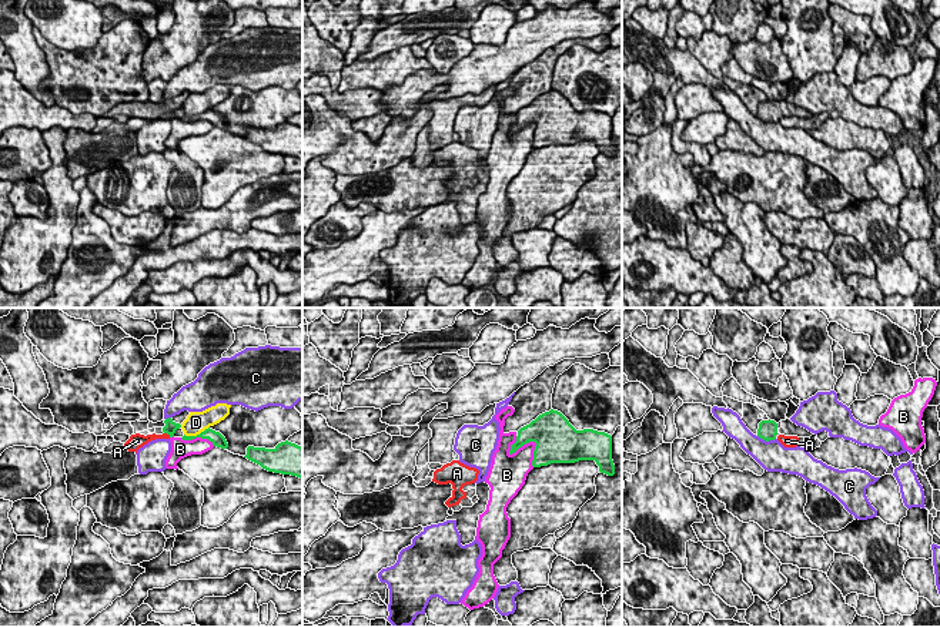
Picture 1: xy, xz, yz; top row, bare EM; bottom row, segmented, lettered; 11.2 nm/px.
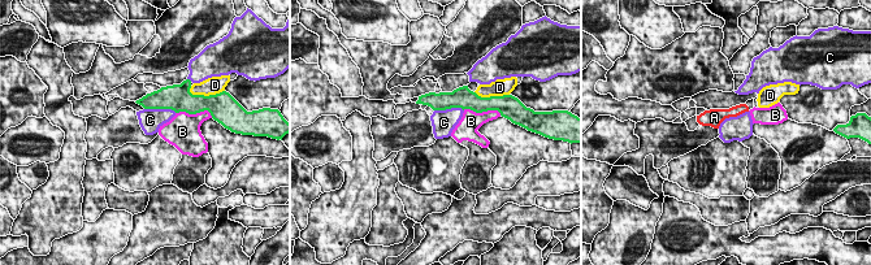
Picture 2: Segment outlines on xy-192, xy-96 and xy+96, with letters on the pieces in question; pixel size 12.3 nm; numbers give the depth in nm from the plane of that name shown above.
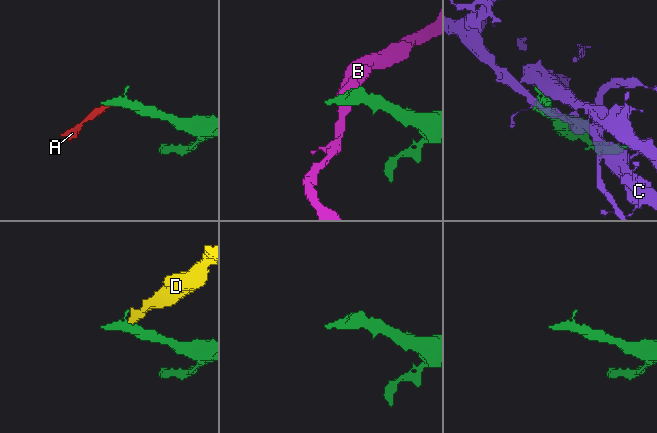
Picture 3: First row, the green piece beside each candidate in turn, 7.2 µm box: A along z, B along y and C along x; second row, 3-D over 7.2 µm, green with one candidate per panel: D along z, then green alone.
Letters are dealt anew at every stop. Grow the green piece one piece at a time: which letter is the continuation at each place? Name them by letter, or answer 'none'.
none

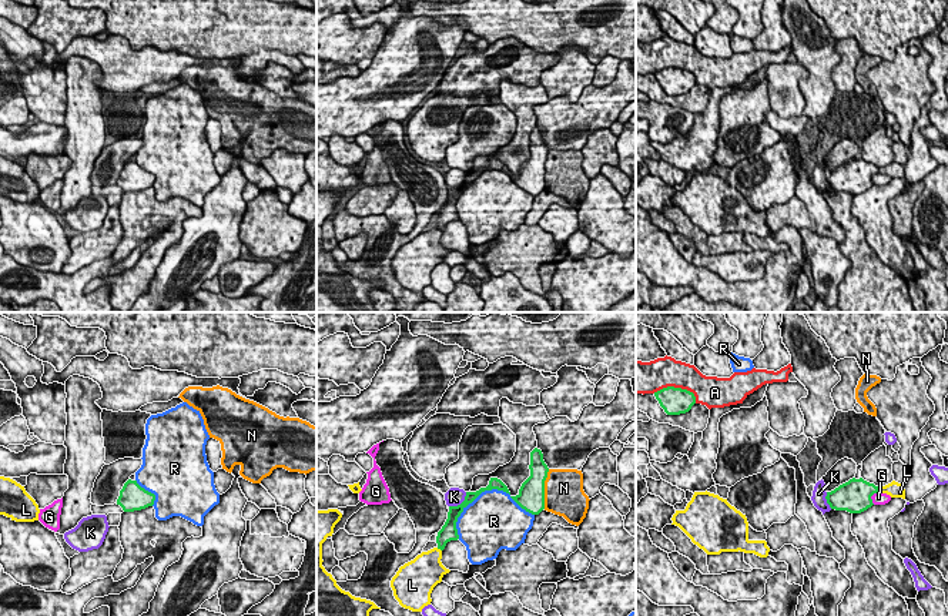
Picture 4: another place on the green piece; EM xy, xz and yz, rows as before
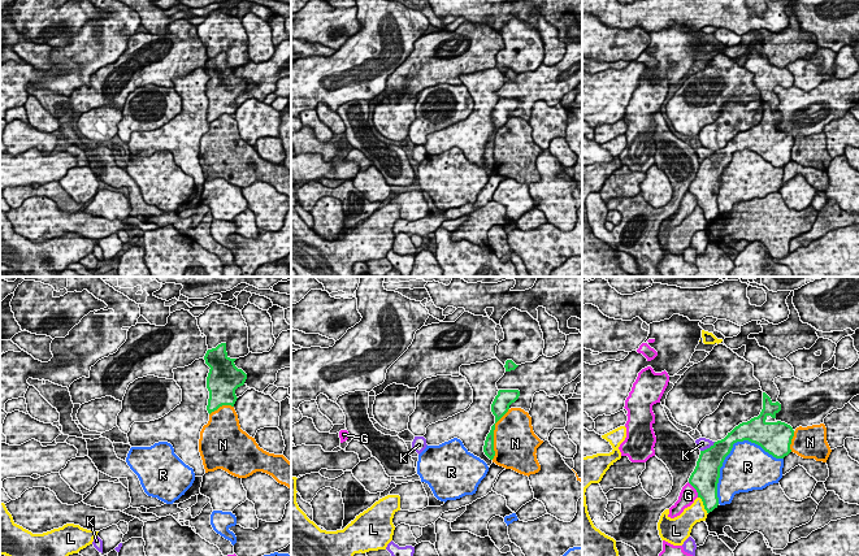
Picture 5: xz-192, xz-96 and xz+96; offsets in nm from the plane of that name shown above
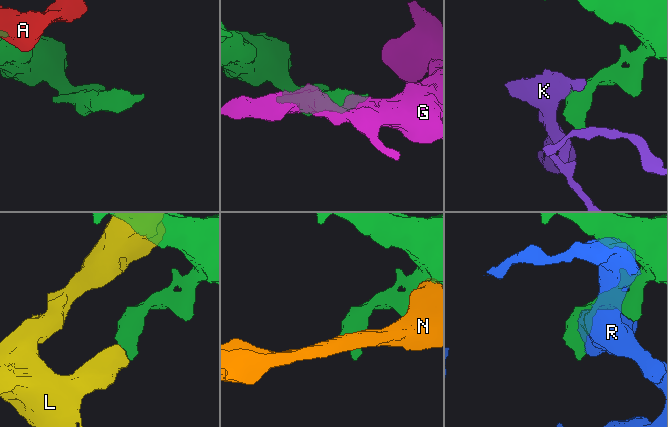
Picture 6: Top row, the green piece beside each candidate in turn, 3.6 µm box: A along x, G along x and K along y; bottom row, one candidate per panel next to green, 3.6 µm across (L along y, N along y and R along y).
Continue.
none

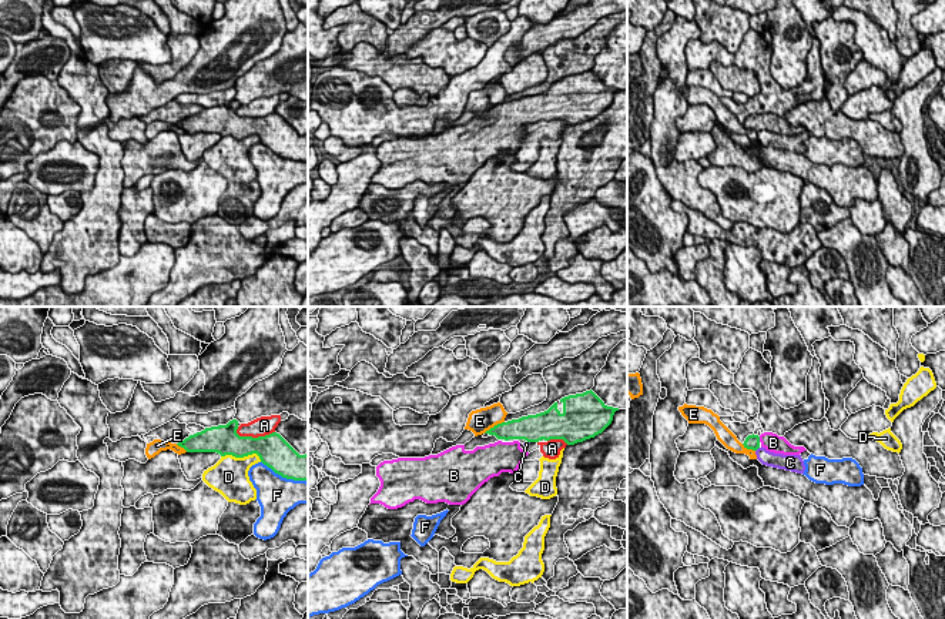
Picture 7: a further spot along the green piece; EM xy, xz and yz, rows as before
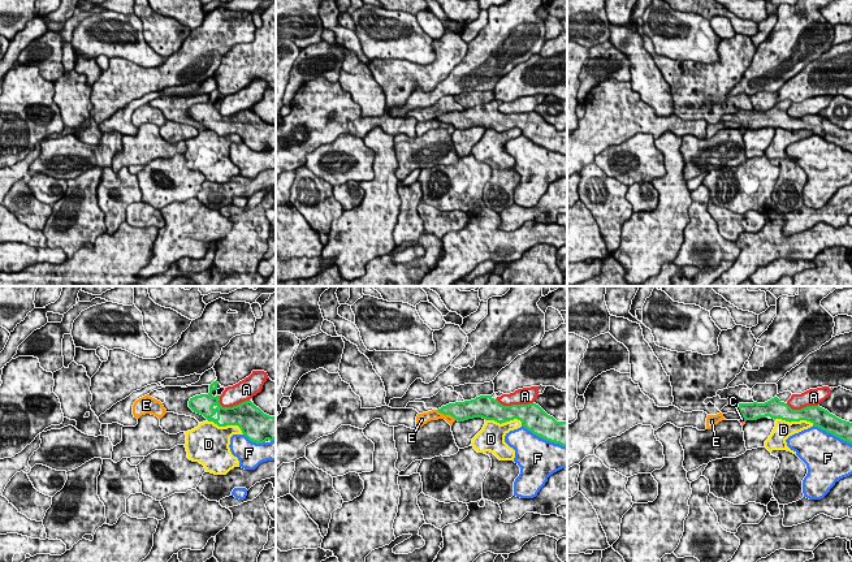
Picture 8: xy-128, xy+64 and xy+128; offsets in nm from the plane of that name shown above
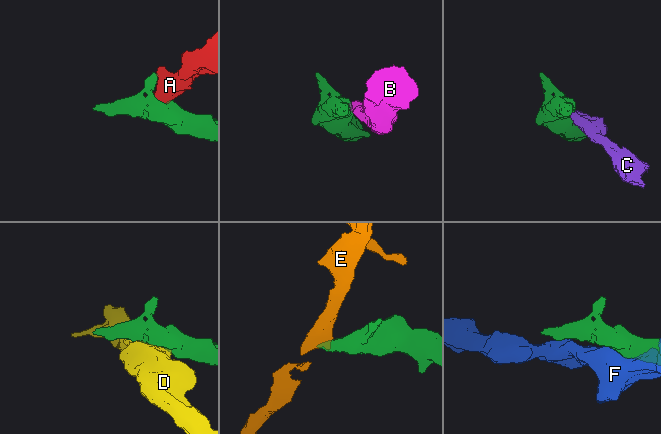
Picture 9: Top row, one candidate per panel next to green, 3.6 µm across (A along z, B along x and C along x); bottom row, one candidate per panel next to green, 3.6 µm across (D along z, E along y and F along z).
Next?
B

